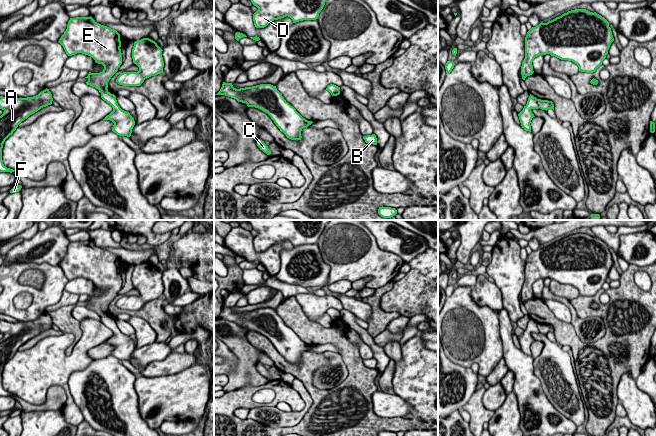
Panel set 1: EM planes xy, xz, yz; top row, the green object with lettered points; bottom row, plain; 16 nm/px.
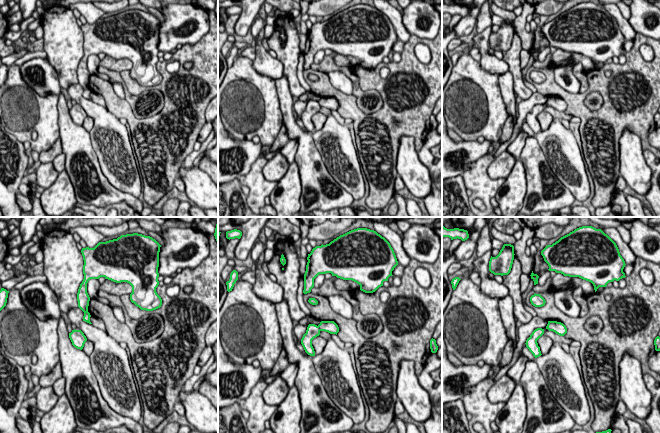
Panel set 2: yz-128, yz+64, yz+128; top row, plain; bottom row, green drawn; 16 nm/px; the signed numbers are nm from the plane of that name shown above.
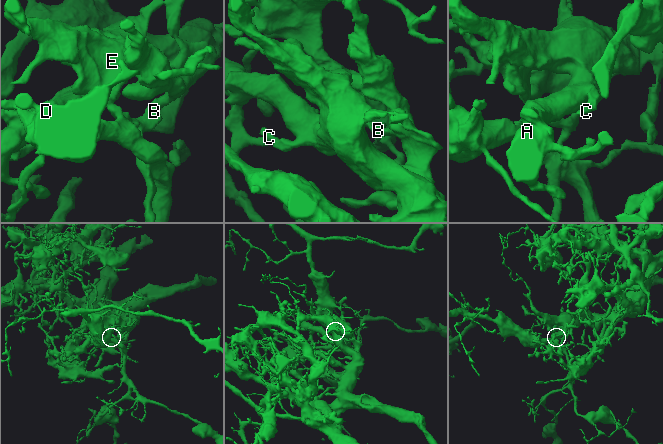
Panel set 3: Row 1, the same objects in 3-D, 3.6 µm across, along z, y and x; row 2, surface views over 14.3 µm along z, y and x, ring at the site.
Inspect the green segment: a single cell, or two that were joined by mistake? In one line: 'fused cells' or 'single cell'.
fused cells

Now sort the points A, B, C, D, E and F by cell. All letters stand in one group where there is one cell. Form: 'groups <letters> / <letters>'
groups A B C E / D F

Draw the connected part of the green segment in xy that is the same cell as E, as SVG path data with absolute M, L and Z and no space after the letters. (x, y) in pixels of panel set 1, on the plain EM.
M90 241L70 242L67 248L67 253L58 265L64 272L68 280L82 277L92 281L96 287L102 288L104 293L100 297L89 296L87 309L95 311L101 317L101 322L113 331L113 321L108 315L108 306L111 301L118 295L122 288L121 265L120 258L107 250L97 247Z

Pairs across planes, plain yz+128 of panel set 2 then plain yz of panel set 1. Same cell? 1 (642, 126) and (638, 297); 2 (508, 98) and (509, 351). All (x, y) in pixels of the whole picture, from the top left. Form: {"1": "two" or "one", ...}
{"1": "one", "2": "one"}

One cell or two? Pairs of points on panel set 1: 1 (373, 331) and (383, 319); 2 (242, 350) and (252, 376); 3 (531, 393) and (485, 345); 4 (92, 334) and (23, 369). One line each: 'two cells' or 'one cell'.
1: one cell
2: one cell
3: two cells
4: one cell

